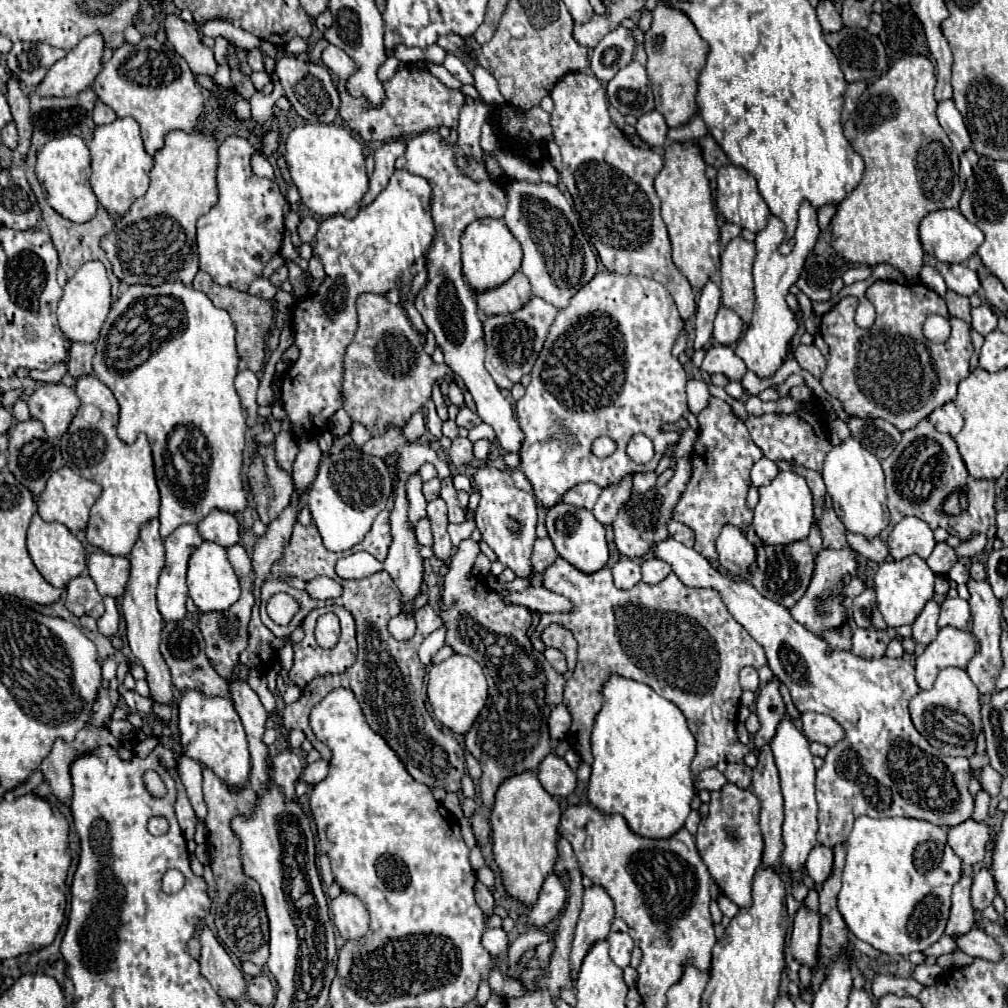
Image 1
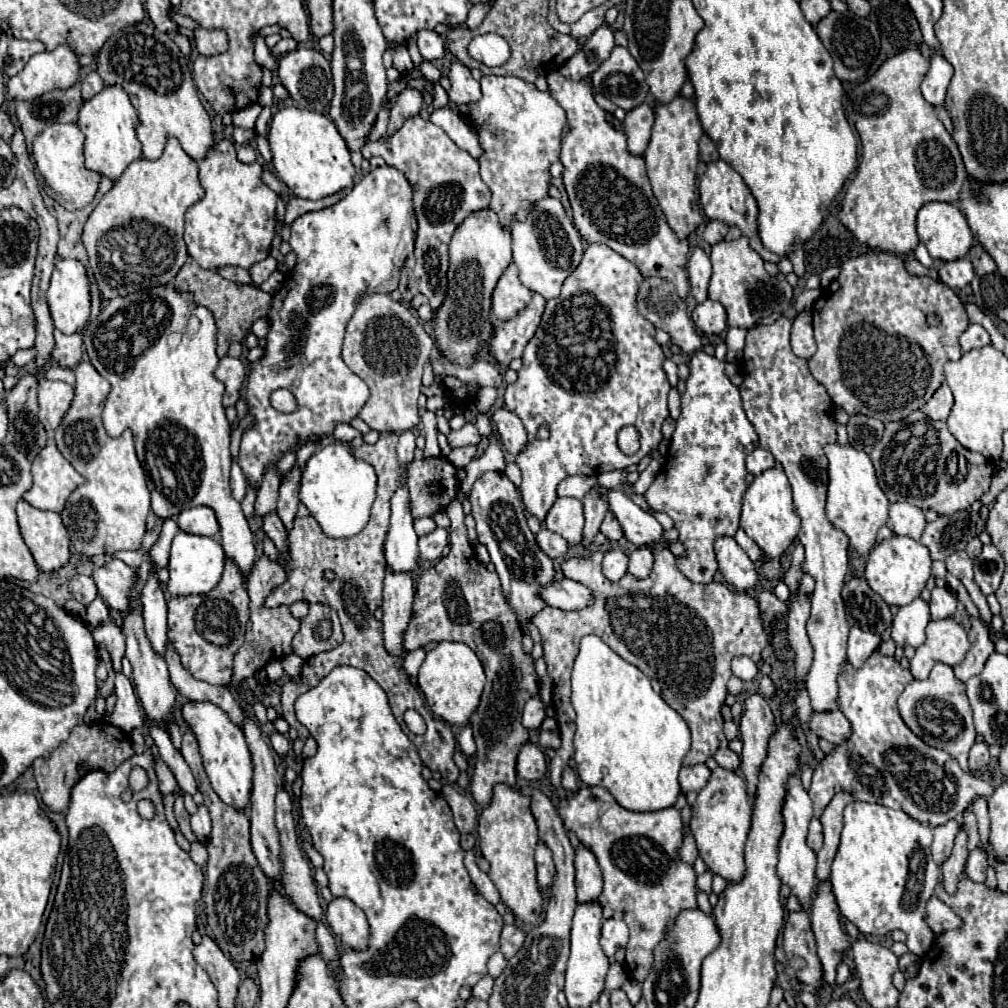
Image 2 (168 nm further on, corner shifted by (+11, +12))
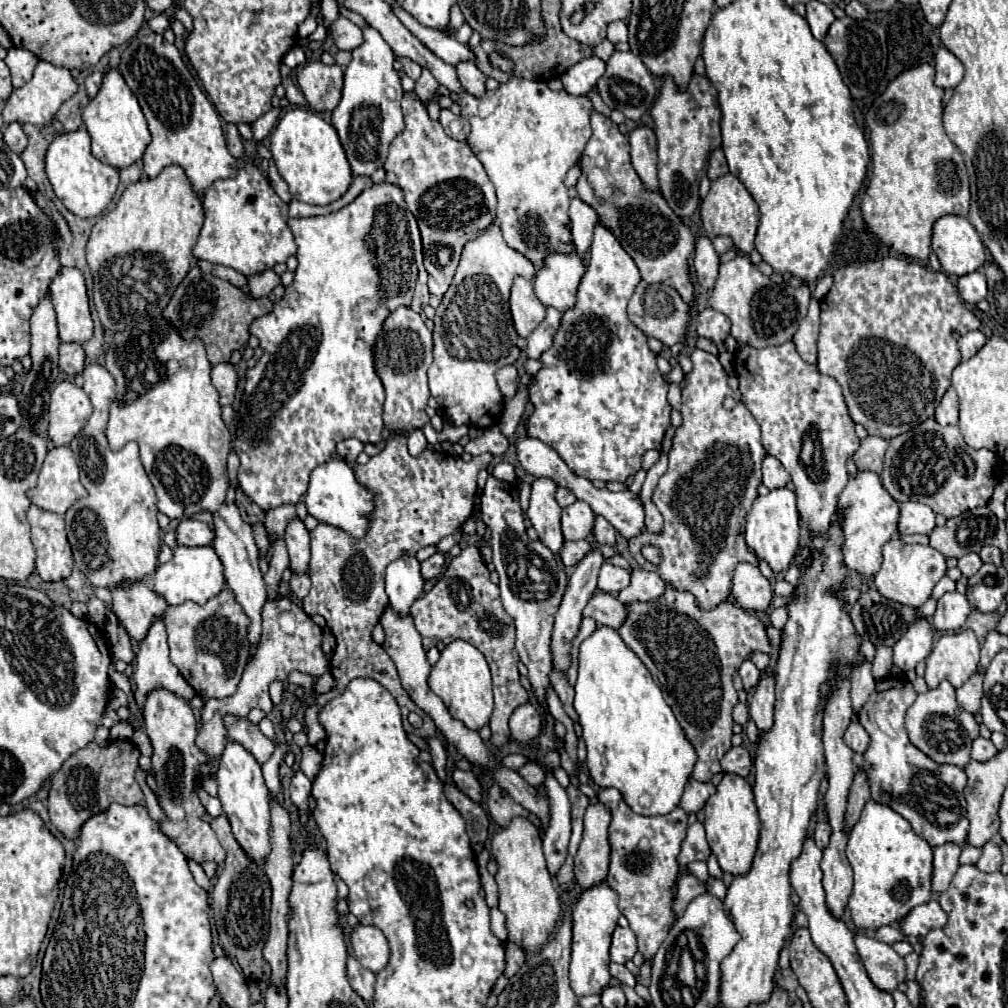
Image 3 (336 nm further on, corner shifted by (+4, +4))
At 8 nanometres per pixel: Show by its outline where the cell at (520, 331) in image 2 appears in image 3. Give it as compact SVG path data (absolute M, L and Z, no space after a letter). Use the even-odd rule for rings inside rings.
M547 308L545 320L527 336L527 358L539 358L543 350L553 344L553 334L557 332L561 320L561 312L555 308Z

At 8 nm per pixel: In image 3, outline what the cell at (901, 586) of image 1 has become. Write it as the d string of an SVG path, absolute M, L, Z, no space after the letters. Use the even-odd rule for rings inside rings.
M891 538L883 546L883 566L875 574L875 586L881 596L911 608L919 608L921 604L927 602L933 586L945 576L945 572L947 572L945 558L931 546L903 544L899 538Z

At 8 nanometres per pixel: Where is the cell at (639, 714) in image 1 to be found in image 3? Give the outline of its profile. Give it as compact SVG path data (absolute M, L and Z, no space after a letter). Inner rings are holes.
M599 626L579 648L579 678L575 684L575 710L587 746L587 768L595 786L617 788L635 814L659 816L679 806L683 788L697 762L697 754L681 724L663 700L661 688L653 682L645 664L625 646L609 626Z

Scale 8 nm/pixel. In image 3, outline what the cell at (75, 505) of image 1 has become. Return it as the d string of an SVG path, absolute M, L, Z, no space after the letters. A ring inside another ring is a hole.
M69 446L51 448L39 472L37 486L29 490L29 500L43 510L63 516L85 494L87 490L79 482L79 468Z

